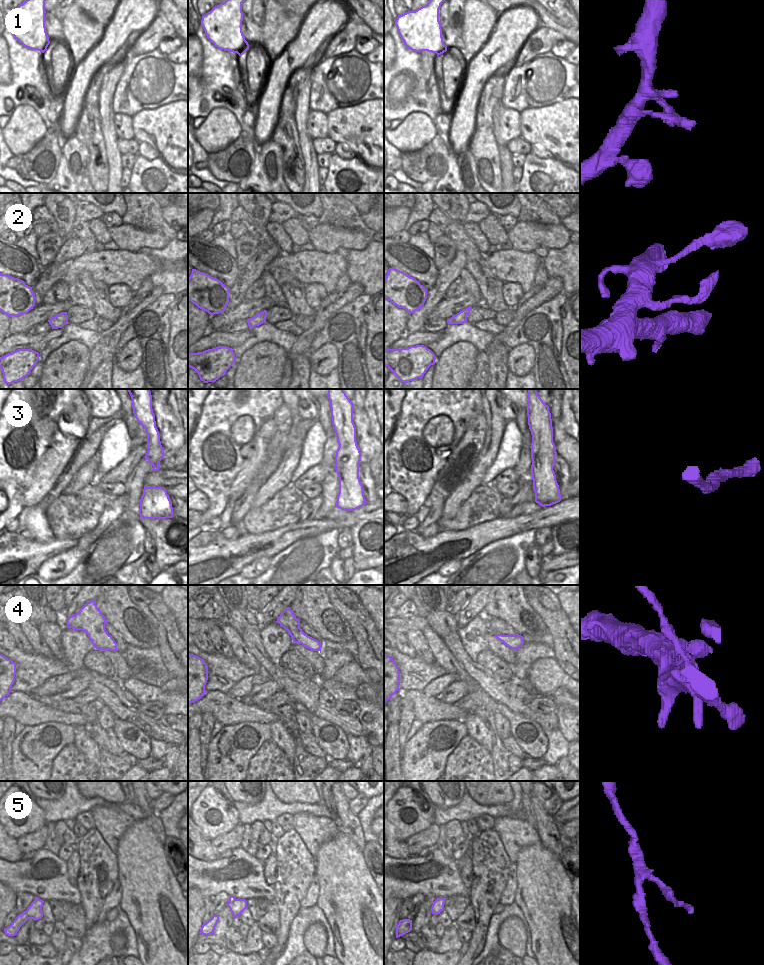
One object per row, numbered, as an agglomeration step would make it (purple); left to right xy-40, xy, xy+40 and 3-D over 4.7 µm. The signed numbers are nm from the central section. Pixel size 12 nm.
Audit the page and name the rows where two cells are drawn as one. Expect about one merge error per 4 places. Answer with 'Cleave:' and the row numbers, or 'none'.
Cleave: none.

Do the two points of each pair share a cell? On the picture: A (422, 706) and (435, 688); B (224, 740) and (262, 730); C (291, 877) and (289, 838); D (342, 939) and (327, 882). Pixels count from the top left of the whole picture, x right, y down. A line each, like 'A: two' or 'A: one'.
A: two
B: one
C: one
D: one

